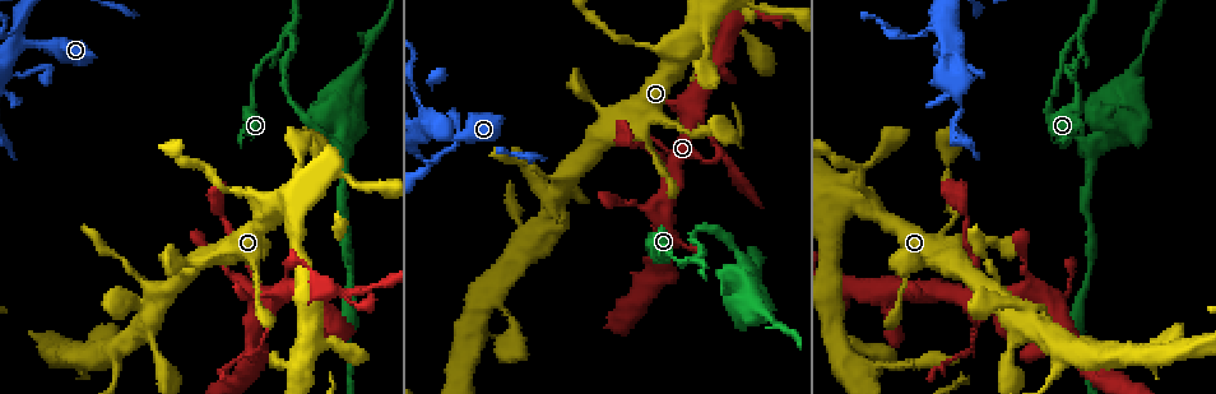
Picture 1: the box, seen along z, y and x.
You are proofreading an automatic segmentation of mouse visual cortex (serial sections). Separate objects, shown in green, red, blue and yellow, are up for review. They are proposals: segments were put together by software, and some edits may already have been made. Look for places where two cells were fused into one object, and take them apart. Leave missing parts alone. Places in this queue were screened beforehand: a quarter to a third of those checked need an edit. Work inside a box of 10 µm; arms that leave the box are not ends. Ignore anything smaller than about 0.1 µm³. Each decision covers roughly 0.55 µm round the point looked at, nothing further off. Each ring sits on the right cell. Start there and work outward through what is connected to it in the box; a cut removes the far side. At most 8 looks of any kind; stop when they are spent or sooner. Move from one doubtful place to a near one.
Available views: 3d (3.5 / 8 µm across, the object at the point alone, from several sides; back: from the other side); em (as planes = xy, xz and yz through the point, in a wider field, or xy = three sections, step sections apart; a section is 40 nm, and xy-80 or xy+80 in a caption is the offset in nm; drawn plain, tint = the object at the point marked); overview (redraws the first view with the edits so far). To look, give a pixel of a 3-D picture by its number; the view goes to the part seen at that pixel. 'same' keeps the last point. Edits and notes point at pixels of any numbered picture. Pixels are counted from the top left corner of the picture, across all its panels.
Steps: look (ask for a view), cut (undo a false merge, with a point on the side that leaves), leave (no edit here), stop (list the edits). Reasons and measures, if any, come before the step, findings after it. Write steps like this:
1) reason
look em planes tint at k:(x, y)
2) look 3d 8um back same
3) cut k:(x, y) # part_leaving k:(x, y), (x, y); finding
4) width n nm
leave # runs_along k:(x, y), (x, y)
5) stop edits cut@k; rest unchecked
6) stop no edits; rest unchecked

side arm on a straight run
look 3d 3.5um at 1:(953, 245)

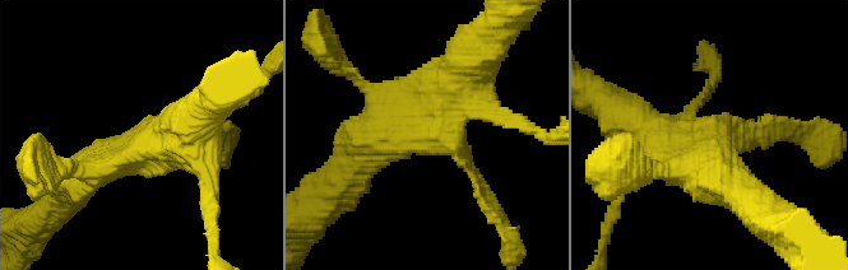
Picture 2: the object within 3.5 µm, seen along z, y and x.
need the tissue
look em xy step 5 tint at 2:(447, 135)

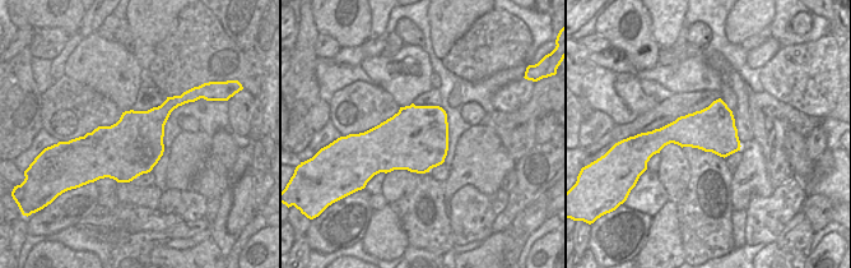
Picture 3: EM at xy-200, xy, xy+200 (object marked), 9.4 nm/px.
leave # runs_along 2:(466, 69), (438, 107), (492, 205); one cell here

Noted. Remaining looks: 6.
small branch off a trunk
look 3d 8um at 1:(521, 244)

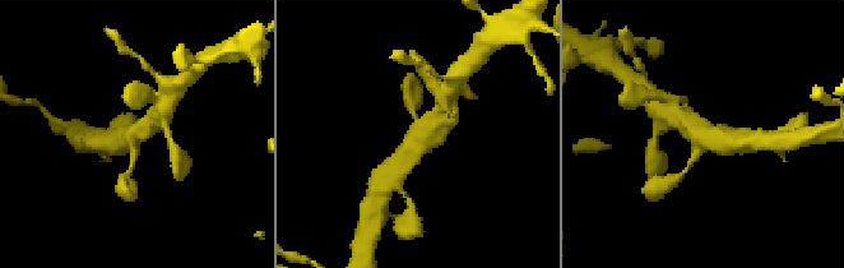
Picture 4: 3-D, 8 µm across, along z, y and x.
arms 3; arm_widths 200, 600, 600 nm
look em xy step 3 tint same

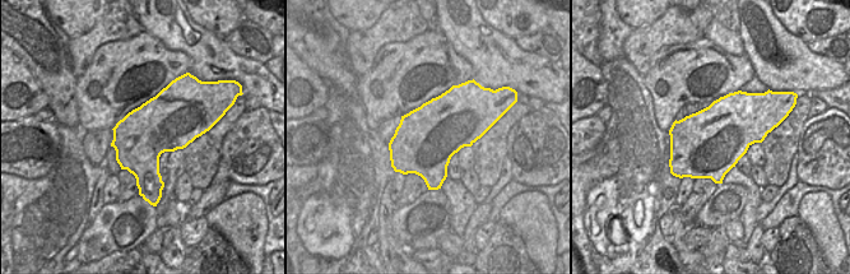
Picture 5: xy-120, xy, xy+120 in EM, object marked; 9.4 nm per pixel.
leave # runs_along 4:(440, 115), (398, 169); all the same cell

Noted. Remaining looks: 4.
abrupt turn
look 3d 3.5um back at 1:(283, 38)

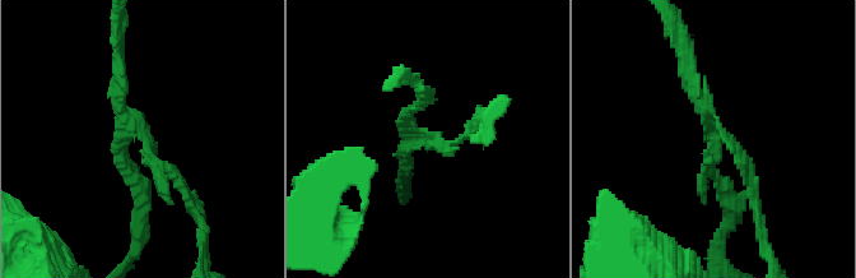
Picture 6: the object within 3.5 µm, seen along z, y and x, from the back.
need the tissue
look em planes tint at 6:(427, 133)

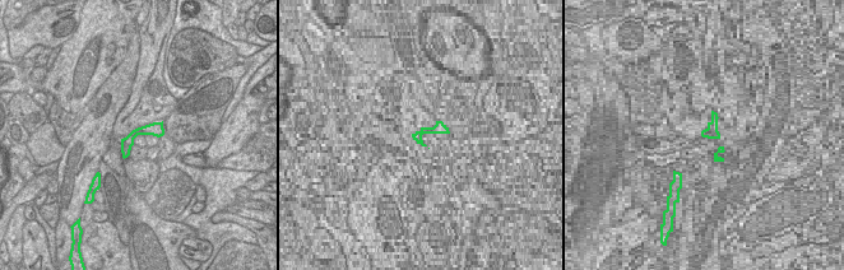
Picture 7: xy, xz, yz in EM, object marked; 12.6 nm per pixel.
width 170 nm
leave # runs_along 6:(471, 129), (441, 146), (405, 119), (424, 100); all the same cell

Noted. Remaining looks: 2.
three arms meet
look 3d 3.5um at 1:(748, 265)

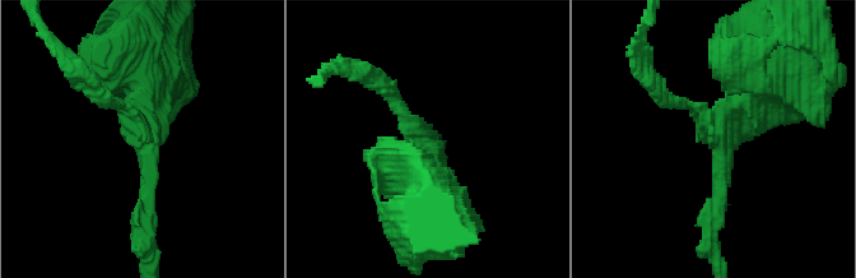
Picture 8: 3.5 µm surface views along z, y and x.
now the EM
look em xy step 1 tint at 8:(718, 129)

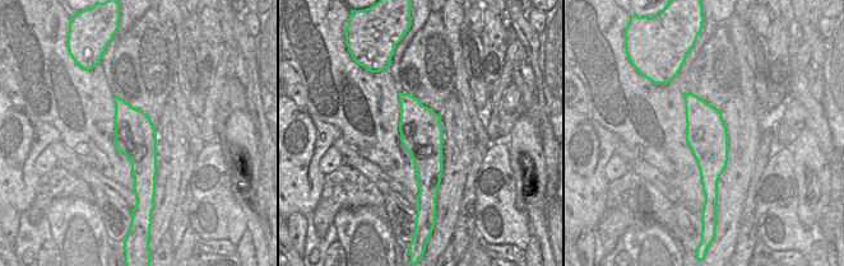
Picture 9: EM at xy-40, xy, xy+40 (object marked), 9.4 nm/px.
arm_widths 200, 200, 450 nm
cut 8:(750, 100) # part_leaving 8:(707, 119), (716, 130), (785, 41); two cells meet here

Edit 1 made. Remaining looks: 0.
stop edits cut@8; rest unchecked

